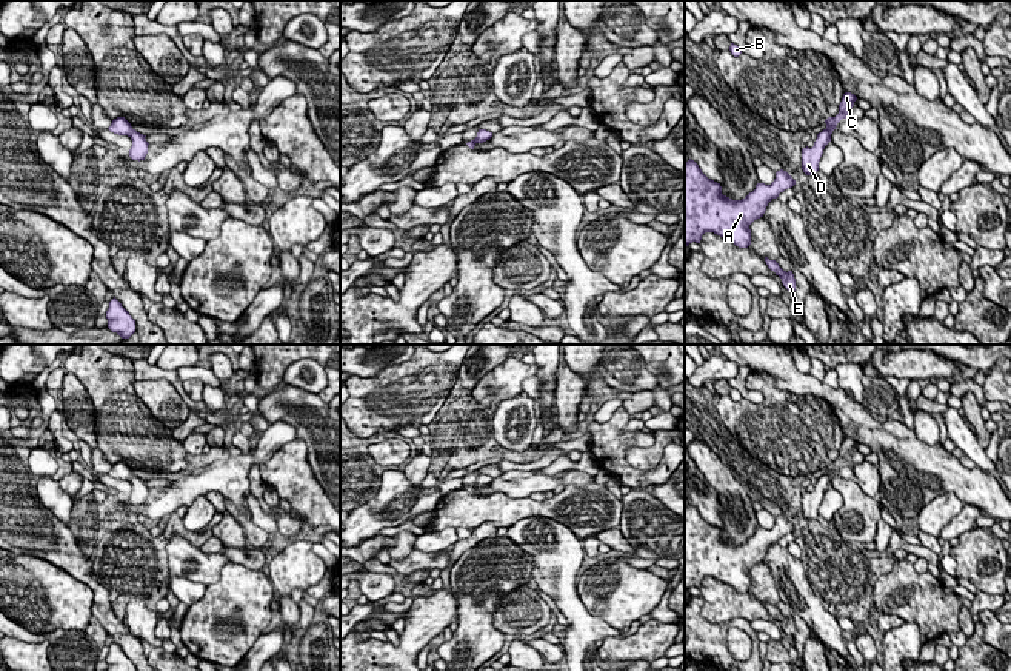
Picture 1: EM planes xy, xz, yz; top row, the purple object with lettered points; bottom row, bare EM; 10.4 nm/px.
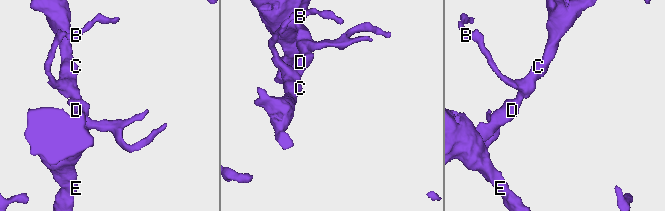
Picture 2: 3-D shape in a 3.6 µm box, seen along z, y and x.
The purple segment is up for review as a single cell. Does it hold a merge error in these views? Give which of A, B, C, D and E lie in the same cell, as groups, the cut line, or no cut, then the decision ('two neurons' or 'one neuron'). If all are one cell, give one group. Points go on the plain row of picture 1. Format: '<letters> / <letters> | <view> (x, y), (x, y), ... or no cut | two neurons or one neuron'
A B C D E | no cut | one neuron

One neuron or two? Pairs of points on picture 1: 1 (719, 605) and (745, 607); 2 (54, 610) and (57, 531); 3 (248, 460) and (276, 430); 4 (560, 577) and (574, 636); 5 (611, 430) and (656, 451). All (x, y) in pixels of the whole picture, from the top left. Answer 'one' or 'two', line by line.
1: one
2: two
3: one
4: one
5: two

